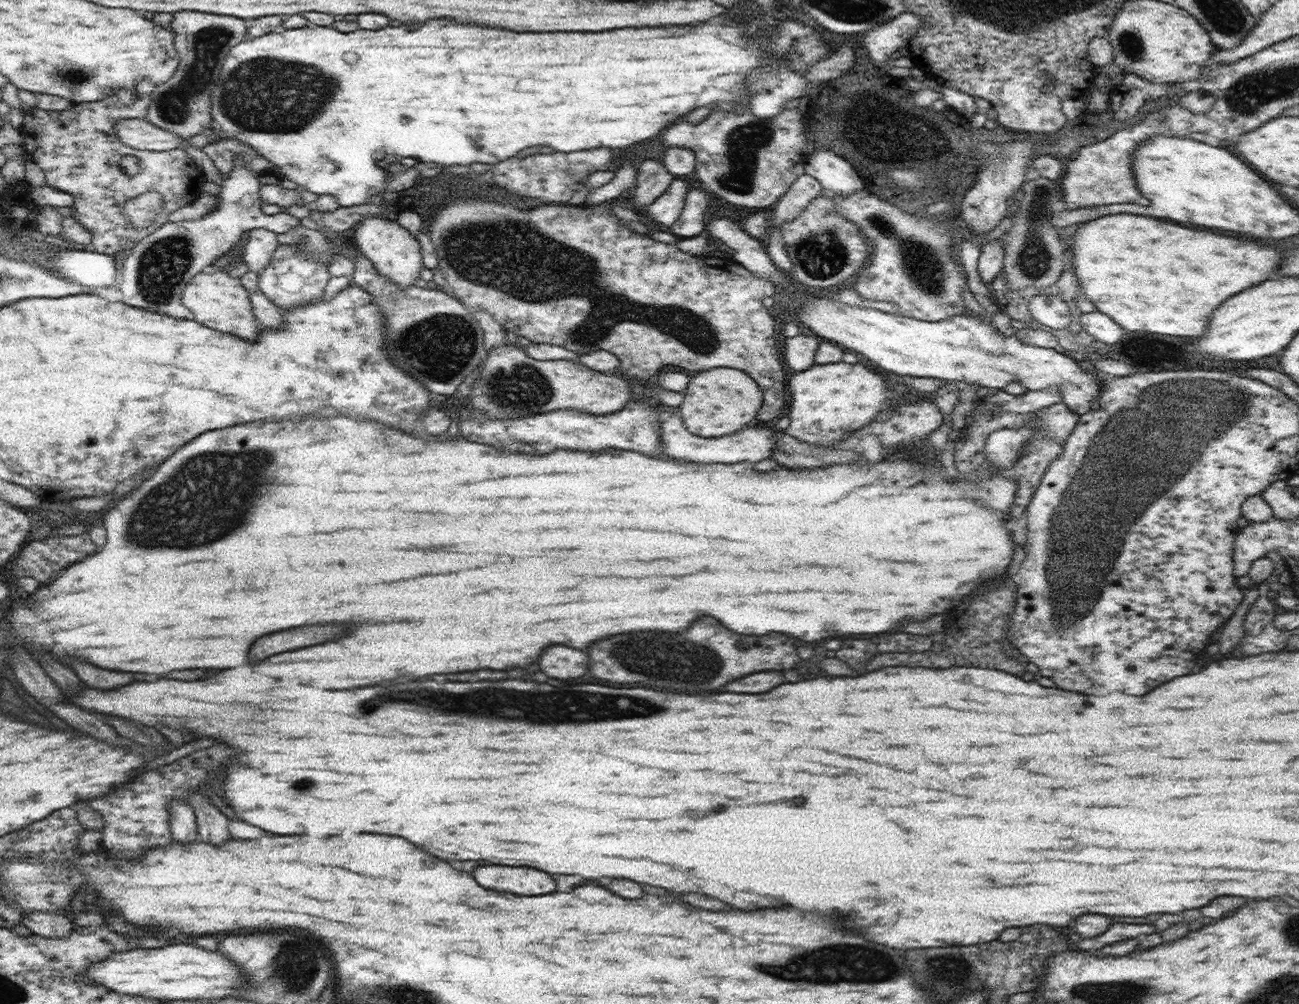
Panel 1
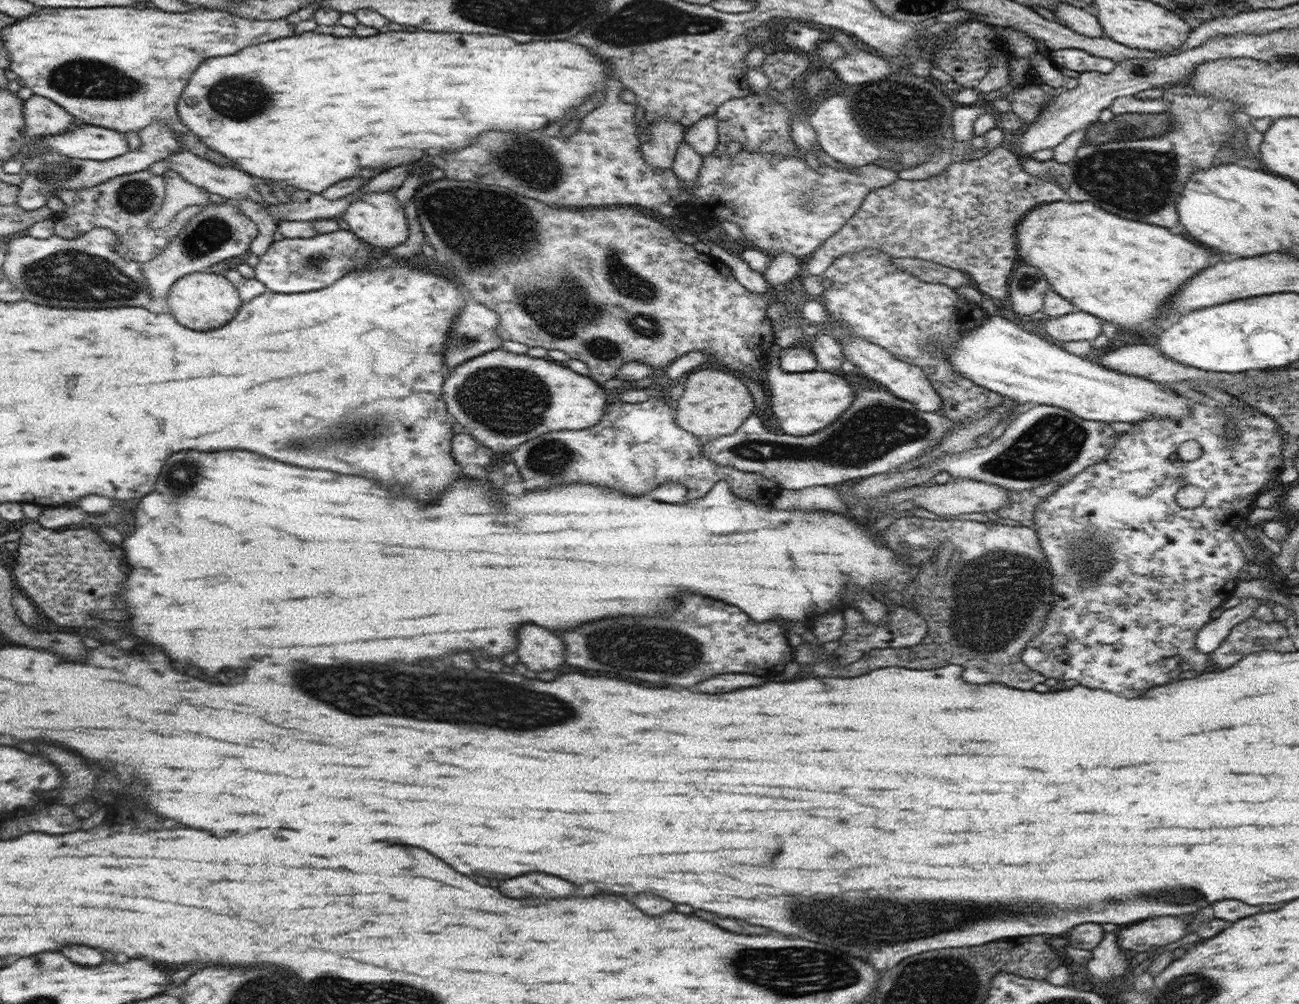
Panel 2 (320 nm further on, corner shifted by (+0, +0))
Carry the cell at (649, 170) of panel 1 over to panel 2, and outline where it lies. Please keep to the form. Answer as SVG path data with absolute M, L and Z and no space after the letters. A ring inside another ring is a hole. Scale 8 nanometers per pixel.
M670 118L650 124L651 136L641 143L645 161L655 169L666 170L673 165L680 144L685 140L686 127Z

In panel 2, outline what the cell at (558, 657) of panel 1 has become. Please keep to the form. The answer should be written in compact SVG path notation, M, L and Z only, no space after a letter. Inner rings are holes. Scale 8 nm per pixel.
M524 624L518 632L518 648L516 648L520 662L524 662L530 670L556 670L564 664L566 652L562 640L540 626Z

